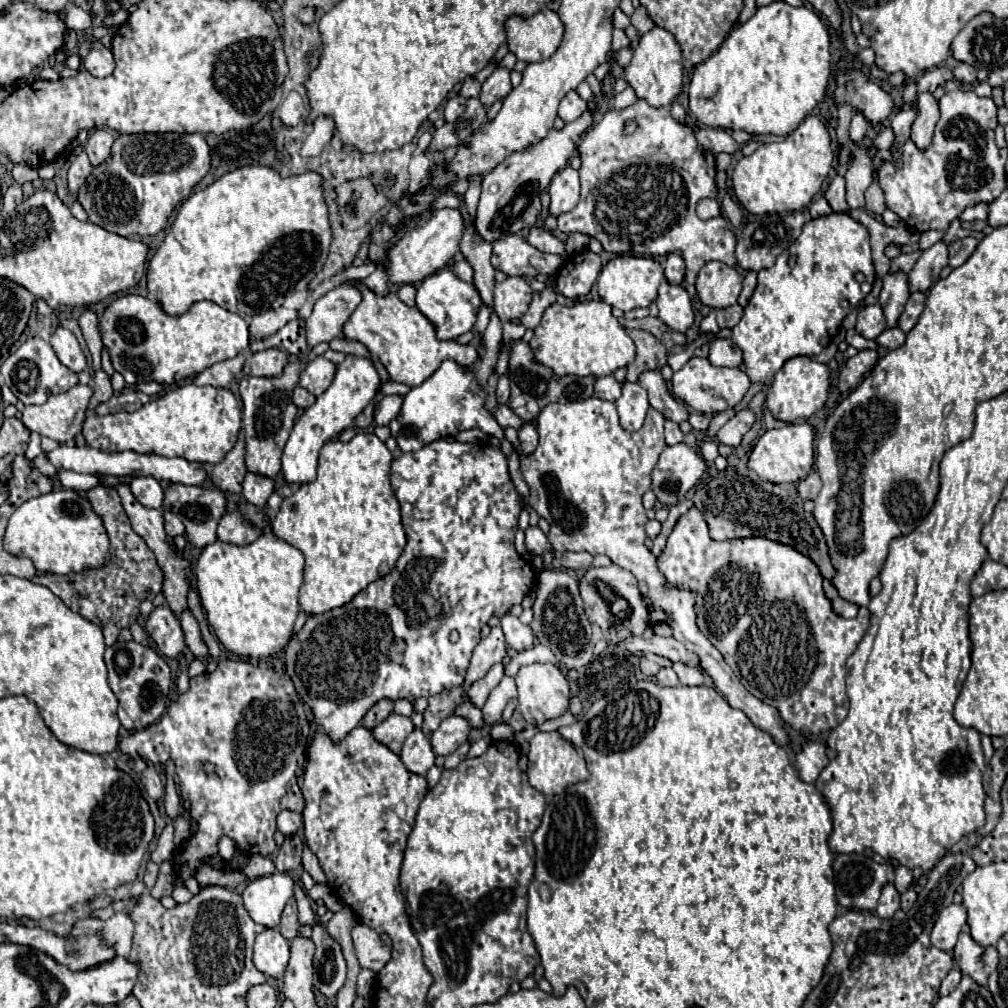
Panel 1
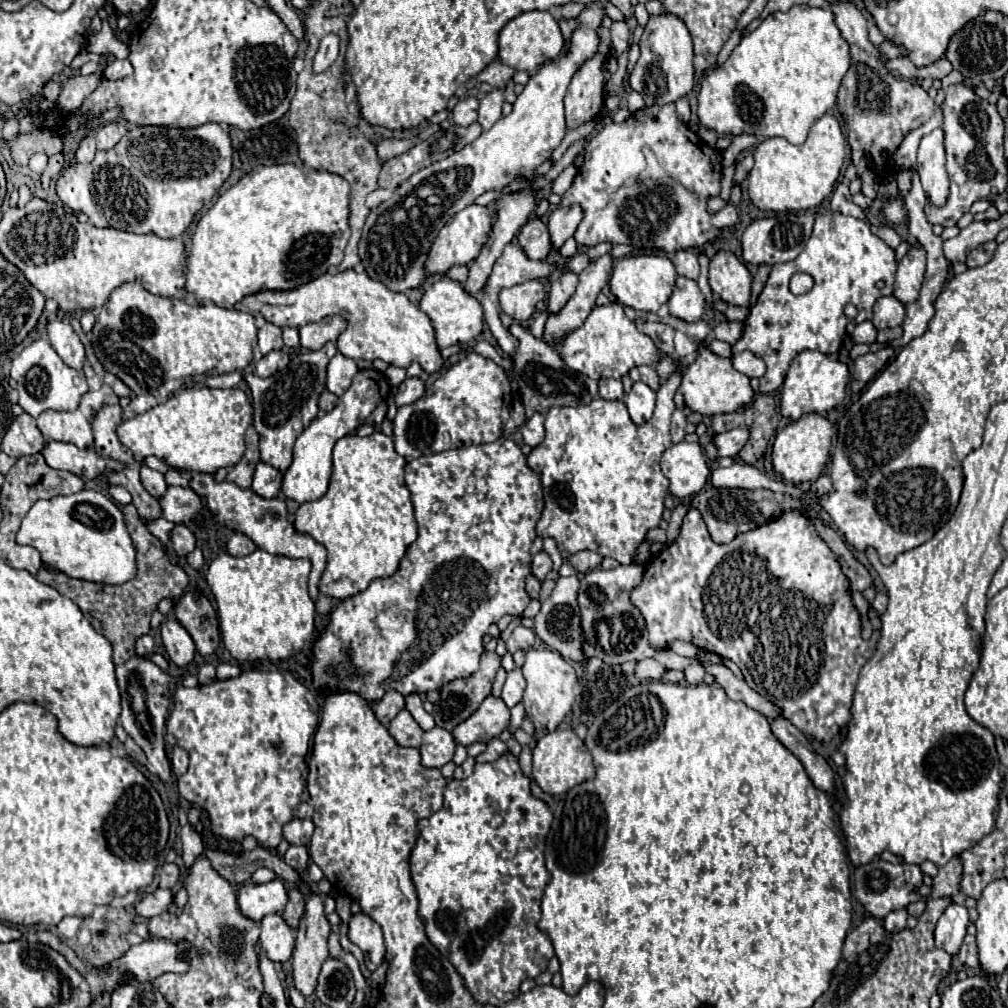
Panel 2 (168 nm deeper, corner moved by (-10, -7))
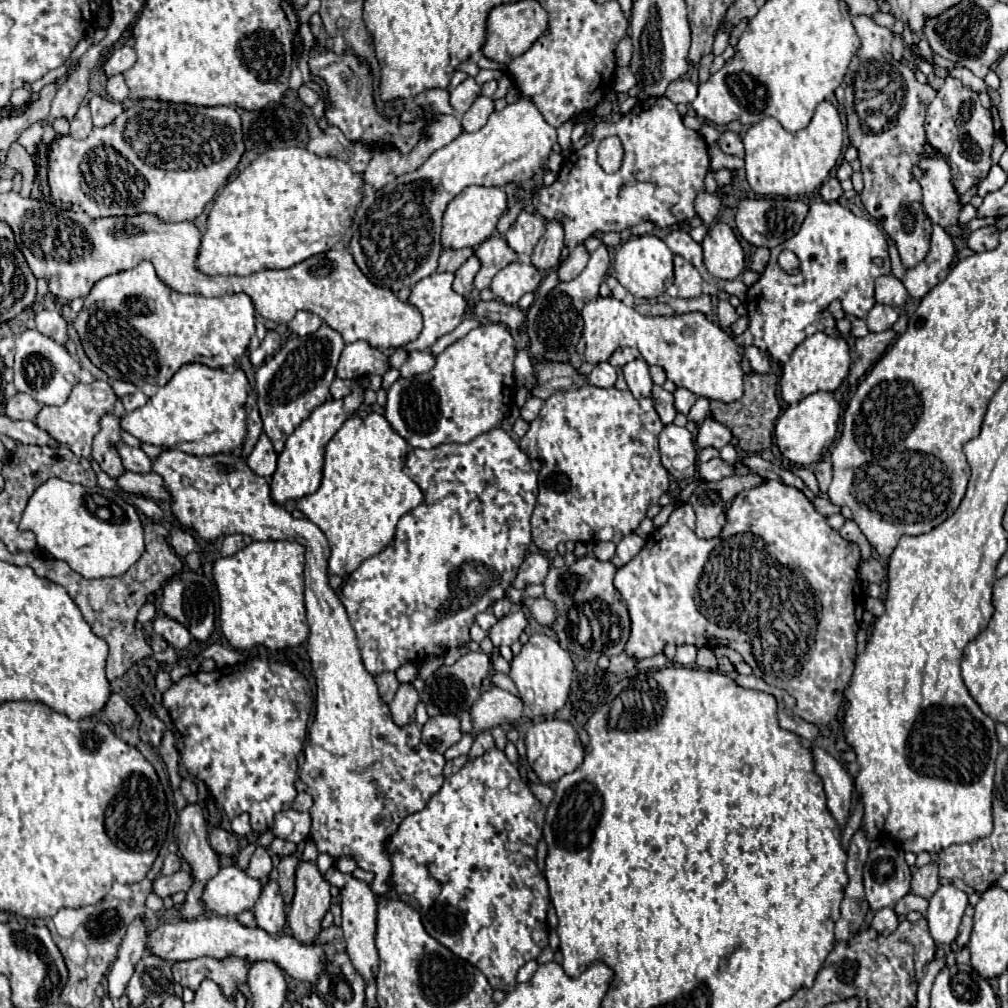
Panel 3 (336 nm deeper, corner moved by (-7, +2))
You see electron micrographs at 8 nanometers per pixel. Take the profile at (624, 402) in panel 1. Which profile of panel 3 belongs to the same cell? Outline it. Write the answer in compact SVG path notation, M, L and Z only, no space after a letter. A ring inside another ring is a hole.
M635 359L635 361L629 361L627 365L623 365L623 375L625 375L625 381L627 381L633 397L651 395L653 381L649 377L649 365L643 359Z

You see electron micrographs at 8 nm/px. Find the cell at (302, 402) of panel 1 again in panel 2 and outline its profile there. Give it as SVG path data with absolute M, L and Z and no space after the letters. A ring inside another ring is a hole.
M324 390L320 394L320 398L318 398L318 408L320 408L320 412L328 412L328 410L332 410L336 406L336 402L338 402L338 396L334 396L328 390Z

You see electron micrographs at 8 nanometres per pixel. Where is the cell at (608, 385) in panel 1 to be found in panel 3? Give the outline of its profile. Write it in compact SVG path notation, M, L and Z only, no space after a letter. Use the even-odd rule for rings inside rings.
M607 361L597 363L595 369L587 377L587 381L591 385L595 385L595 387L613 387L615 379L617 379L617 373L615 373L615 369Z

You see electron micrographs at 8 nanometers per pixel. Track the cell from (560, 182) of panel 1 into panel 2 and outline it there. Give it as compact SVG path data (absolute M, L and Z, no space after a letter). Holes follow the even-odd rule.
M566 206L566 208L558 208L550 212L548 230L552 236L552 246L560 248L566 242L566 238L570 238L576 232L580 220L582 220L580 206Z

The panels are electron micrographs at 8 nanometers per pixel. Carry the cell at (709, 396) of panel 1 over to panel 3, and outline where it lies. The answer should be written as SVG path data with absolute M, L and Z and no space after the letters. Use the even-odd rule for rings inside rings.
M599 297L585 305L583 319L583 337L577 347L583 361L607 361L617 347L633 347L649 365L663 367L667 379L677 387L685 387L699 397L729 403L743 395L741 355L737 353L735 339L699 311L671 317L647 317L615 297Z

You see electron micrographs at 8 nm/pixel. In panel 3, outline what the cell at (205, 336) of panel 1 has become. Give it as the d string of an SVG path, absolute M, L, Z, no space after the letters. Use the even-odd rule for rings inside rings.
M141 261L129 271L97 281L85 297L85 305L77 313L73 327L83 343L85 355L95 367L105 371L111 379L123 379L143 387L145 383L165 385L185 363L205 363L209 367L233 365L235 359L247 351L249 339L255 335L255 311L251 311L251 299L245 293L223 297L177 293L157 277L151 261Z

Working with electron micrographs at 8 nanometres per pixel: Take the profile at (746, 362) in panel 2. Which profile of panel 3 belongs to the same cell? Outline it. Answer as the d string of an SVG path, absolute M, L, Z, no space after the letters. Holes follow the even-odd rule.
M747 347L745 355L751 361L751 369L755 373L771 373L771 369L773 369L771 367L771 357L765 351L761 351L757 347Z

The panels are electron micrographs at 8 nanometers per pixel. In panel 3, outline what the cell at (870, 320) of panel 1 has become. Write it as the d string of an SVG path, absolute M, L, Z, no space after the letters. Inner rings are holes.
M883 275L875 281L875 301L891 307L903 307L909 299L909 293L905 285L893 277L893 275Z

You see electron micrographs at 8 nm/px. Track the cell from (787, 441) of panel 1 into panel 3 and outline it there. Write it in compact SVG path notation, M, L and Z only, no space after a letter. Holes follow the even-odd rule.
M817 391L811 393L809 397L801 399L795 405L789 405L785 413L777 419L775 425L775 435L777 435L777 445L779 451L793 463L797 465L813 465L819 463L823 457L823 451L833 445L837 437L837 427L839 427L839 417L841 417L841 405L835 399L833 393L827 391Z

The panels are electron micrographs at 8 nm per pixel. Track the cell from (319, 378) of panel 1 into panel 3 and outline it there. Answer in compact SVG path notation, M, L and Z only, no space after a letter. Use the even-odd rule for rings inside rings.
M355 341L345 345L339 365L337 377L339 379L357 379L363 375L385 375L389 369L387 355L381 349L367 345L367 341Z

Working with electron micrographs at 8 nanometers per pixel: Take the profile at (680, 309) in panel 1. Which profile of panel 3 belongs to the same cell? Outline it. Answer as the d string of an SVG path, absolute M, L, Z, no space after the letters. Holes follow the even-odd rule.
M675 255L673 261L675 261L675 285L679 289L679 297L683 299L699 297L703 289L703 279L699 271L679 255Z

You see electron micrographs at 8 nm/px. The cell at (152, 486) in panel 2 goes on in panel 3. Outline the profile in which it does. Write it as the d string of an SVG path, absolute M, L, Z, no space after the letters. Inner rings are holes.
M119 441L119 445L115 445L115 449L127 471L135 471L135 473L151 471L151 459L139 447L129 447L125 441Z

